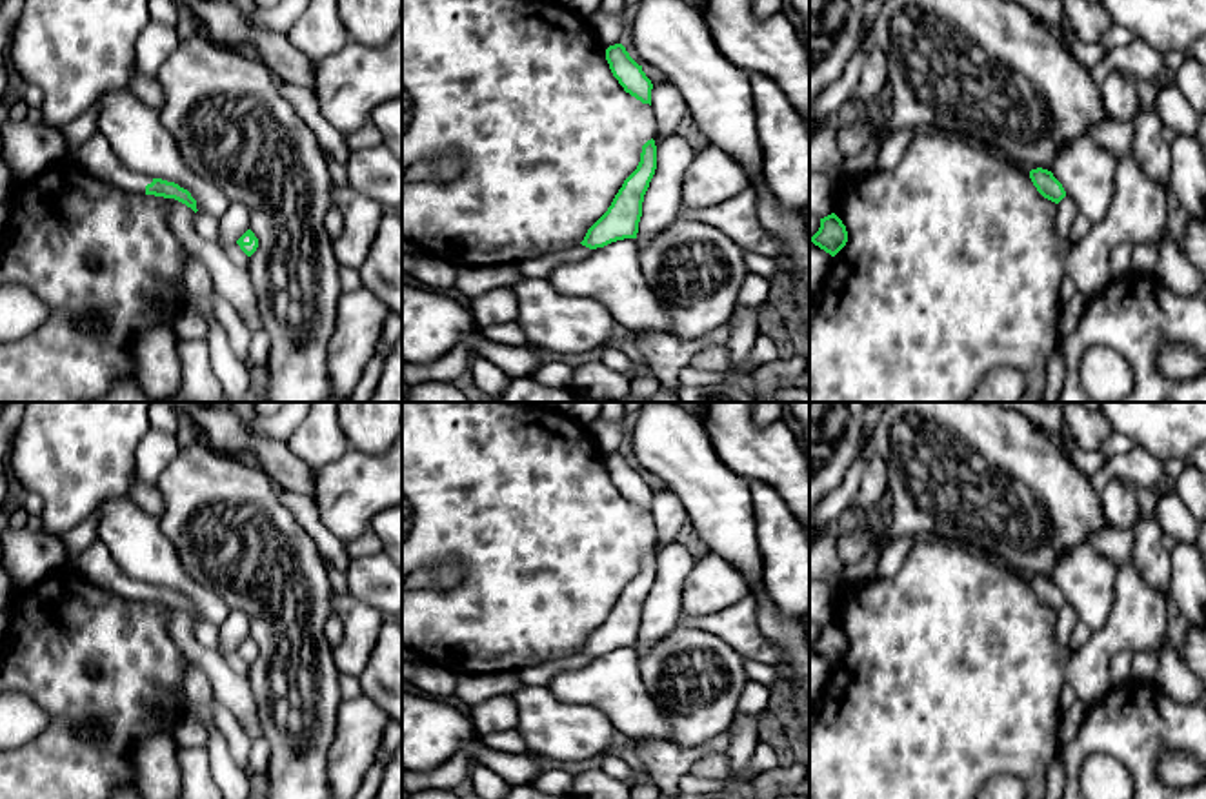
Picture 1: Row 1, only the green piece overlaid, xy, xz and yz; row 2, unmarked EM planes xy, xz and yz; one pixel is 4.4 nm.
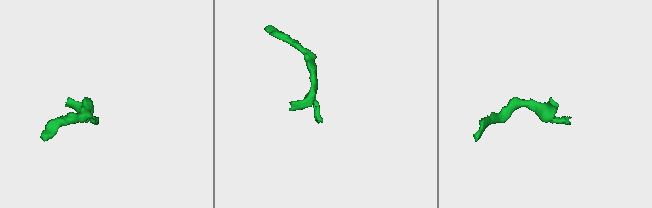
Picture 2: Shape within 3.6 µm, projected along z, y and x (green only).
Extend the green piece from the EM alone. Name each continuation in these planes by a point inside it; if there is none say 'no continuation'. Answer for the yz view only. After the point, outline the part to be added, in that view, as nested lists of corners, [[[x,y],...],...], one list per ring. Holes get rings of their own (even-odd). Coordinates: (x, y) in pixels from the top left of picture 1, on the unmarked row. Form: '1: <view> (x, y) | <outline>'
no continuation

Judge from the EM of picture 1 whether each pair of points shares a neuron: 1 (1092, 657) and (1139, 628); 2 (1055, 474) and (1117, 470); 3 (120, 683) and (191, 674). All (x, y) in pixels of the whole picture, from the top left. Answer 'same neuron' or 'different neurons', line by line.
1: same neuron
2: different neurons
3: different neurons

